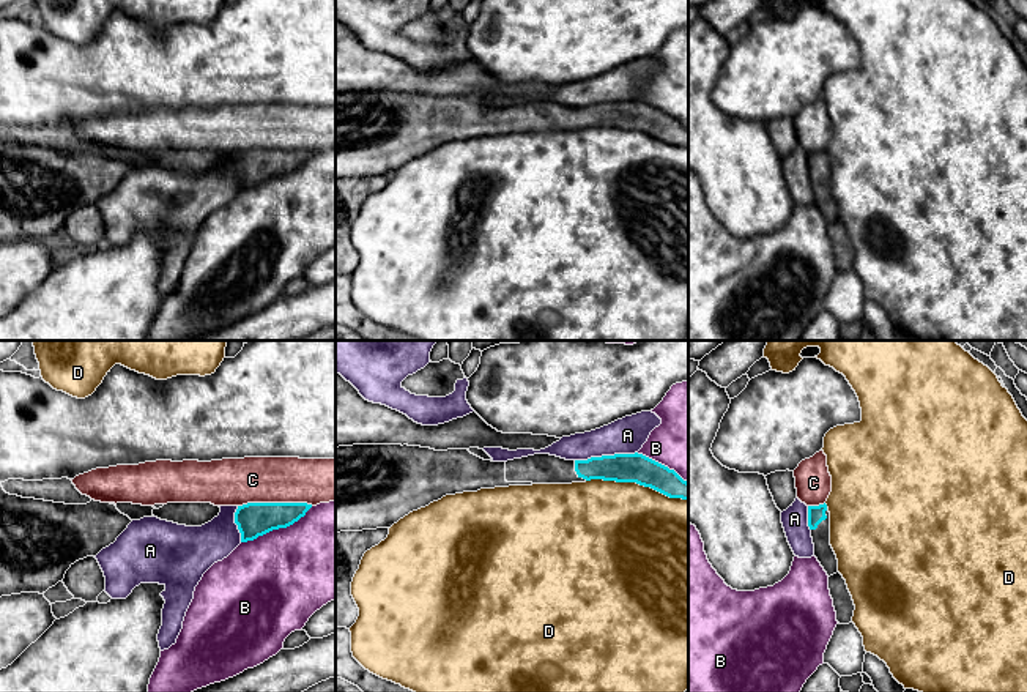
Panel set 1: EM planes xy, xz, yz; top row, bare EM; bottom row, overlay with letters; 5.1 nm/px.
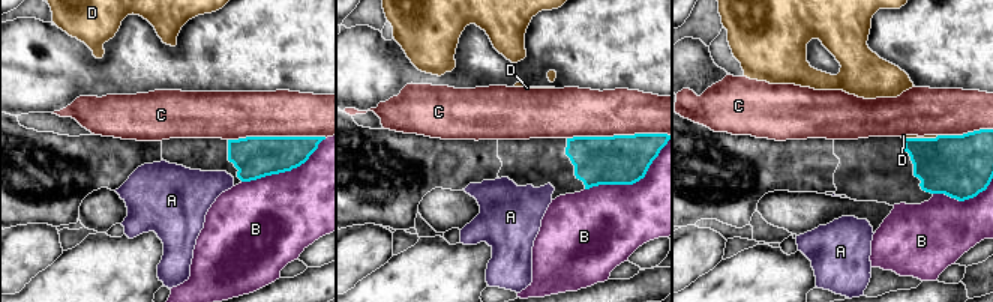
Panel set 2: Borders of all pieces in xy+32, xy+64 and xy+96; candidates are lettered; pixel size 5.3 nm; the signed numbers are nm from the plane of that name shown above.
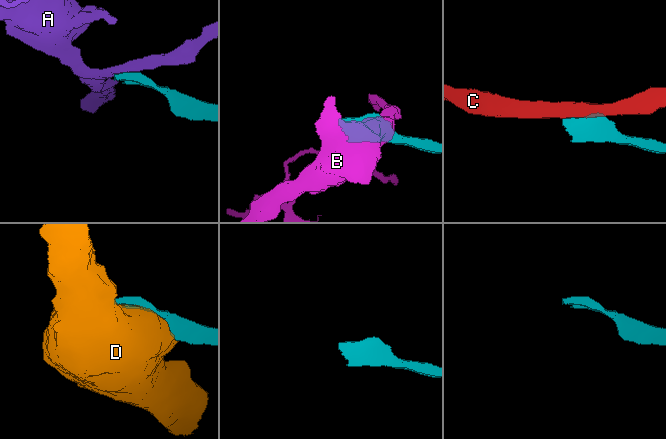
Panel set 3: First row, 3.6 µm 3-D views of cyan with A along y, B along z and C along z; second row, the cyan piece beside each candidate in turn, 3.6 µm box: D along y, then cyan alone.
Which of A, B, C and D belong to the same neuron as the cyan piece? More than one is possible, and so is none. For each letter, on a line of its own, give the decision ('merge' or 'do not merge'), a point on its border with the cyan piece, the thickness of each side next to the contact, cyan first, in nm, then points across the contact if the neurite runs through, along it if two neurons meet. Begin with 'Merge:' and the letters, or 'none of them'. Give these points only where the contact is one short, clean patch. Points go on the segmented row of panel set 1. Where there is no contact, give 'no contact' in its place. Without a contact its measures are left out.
Merge: none of them
A: do not merge | xz (605, 456) | 150/190 nm | along xz (637, 451), (575, 461)
B: do not merge | xy (276, 528) | 180/480 nm
C: do not merge | xy (274, 503) | 180/240 nm
D: do not merge | xz (637, 483) | 150/500 nm

